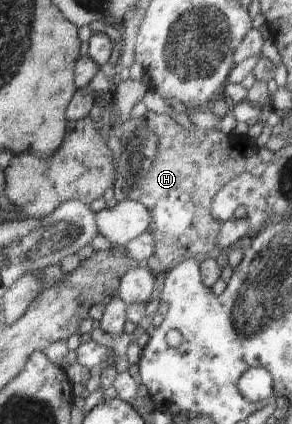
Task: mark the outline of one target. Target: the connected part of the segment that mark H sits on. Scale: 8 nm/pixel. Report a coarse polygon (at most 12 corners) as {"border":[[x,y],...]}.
{"border":[[146,112],[118,126],[116,187],[167,270],[215,254],[214,196],[263,176],[248,136]]}

